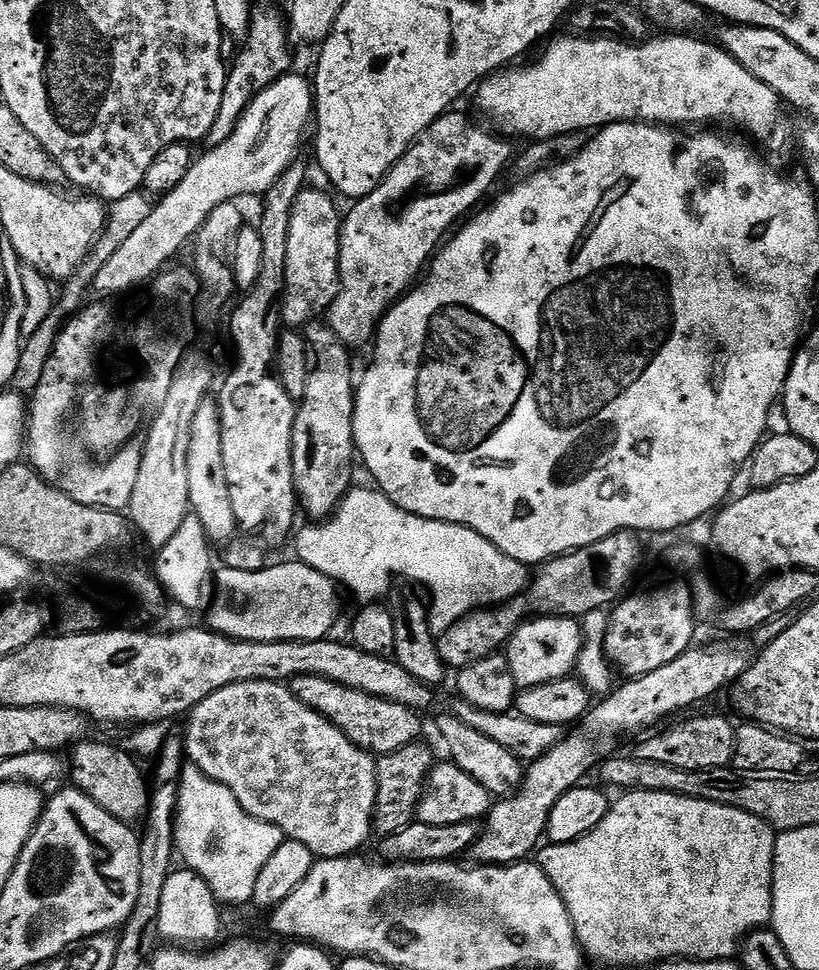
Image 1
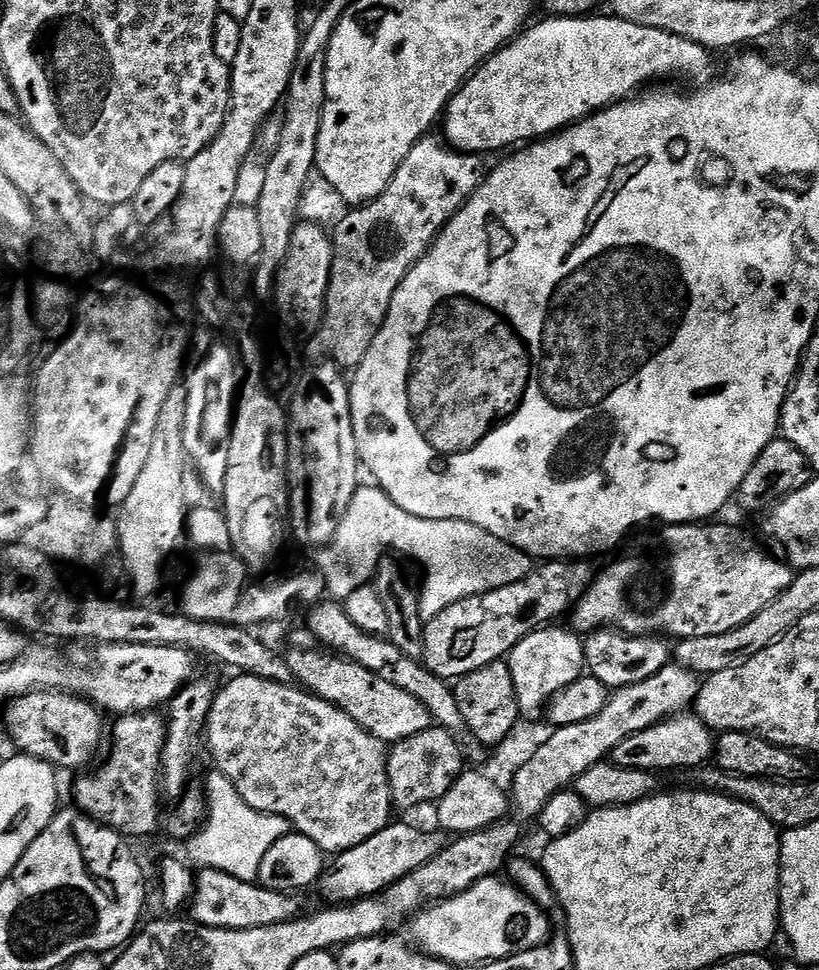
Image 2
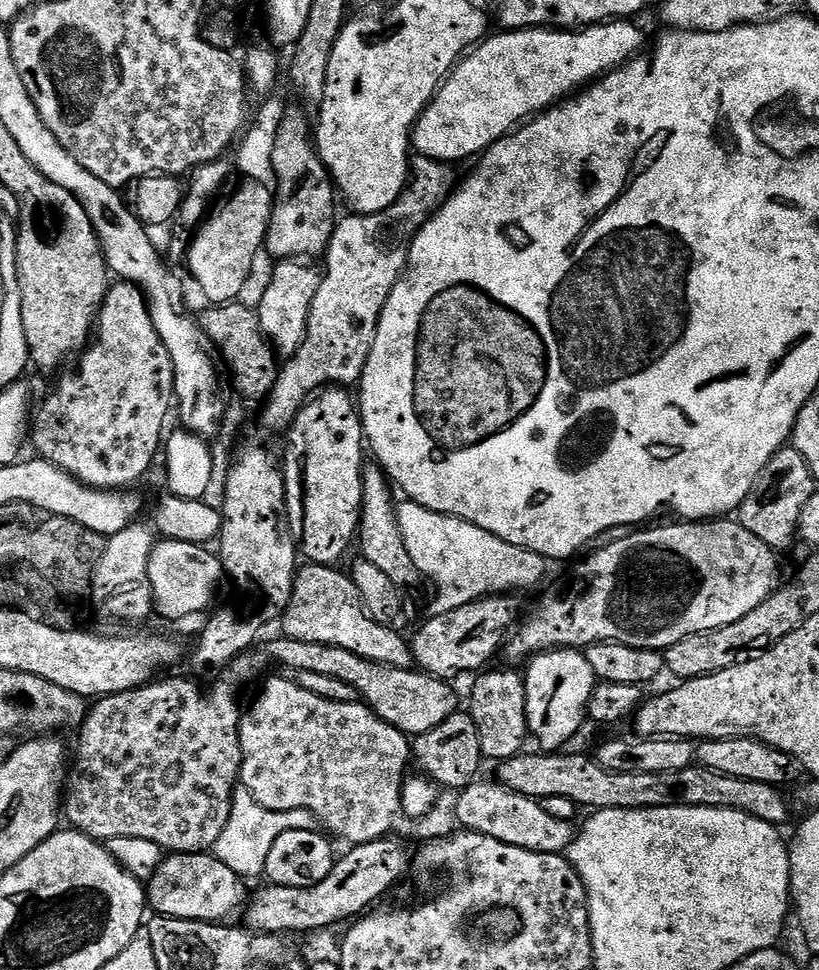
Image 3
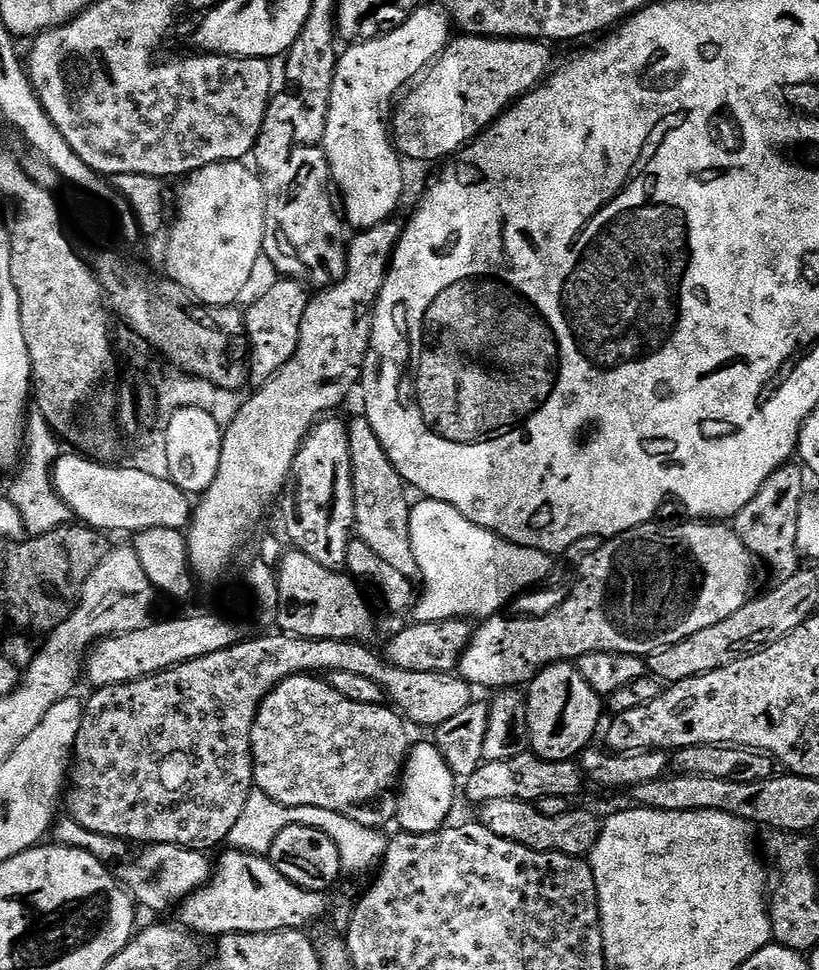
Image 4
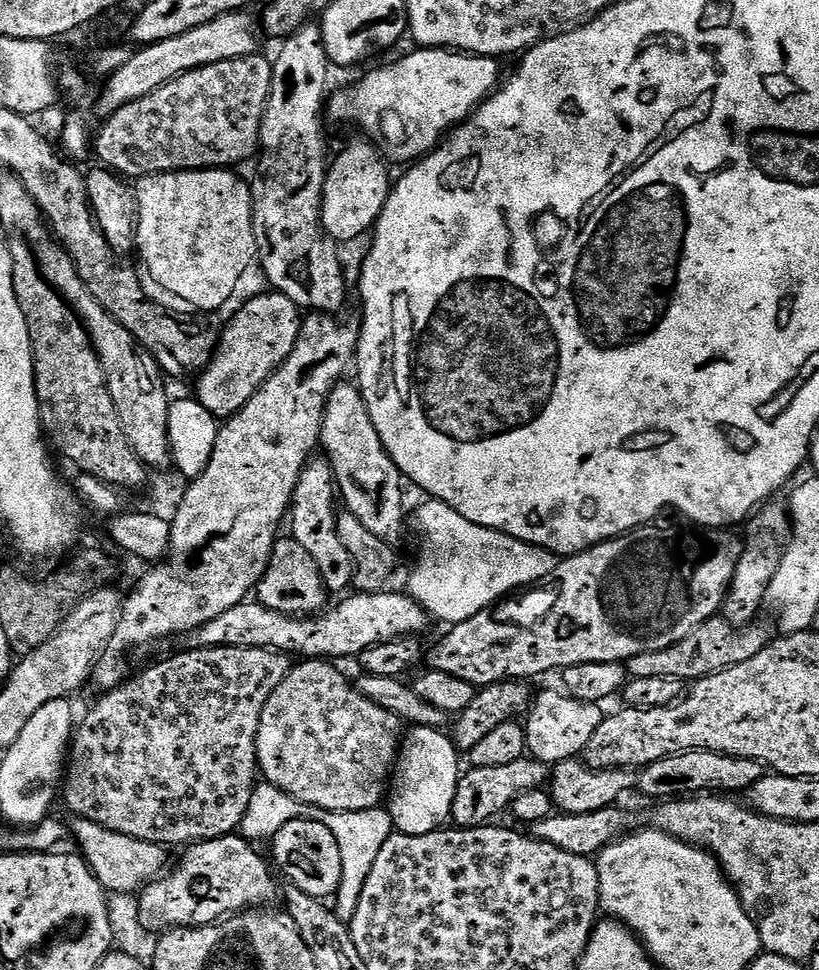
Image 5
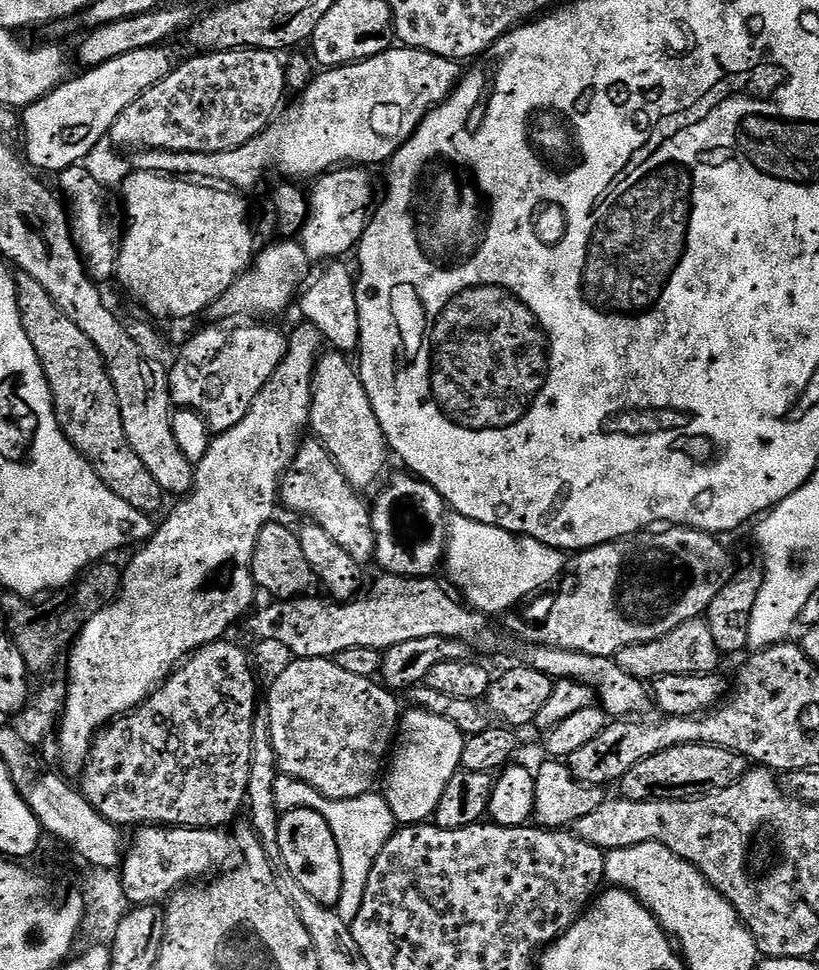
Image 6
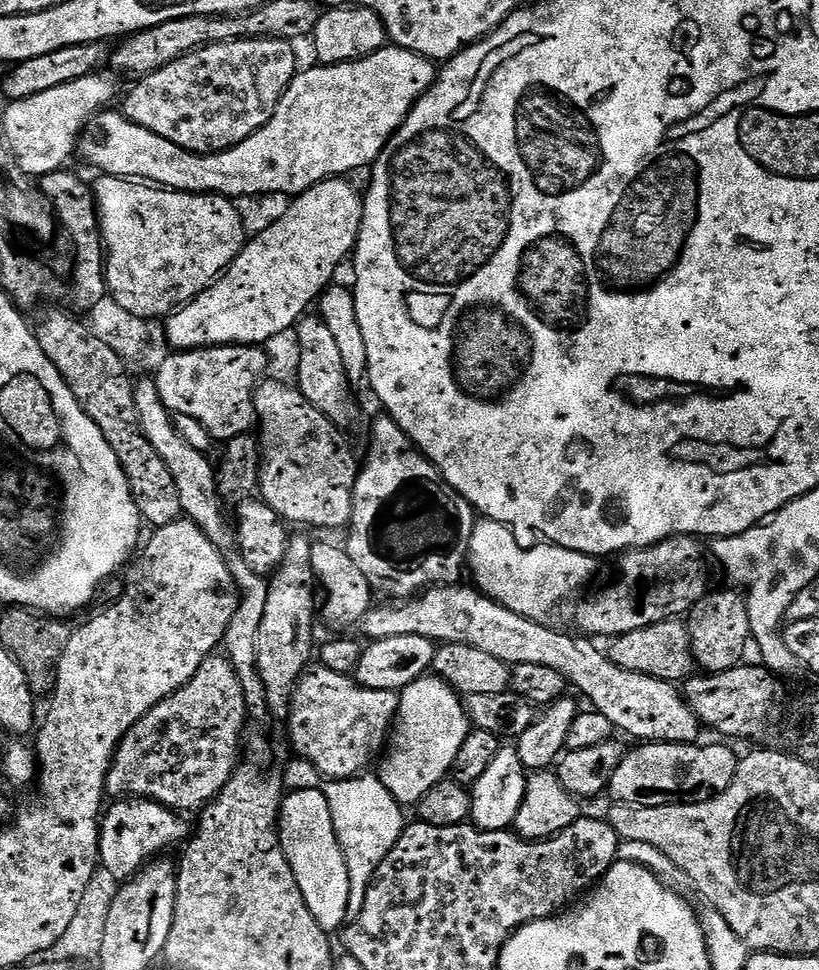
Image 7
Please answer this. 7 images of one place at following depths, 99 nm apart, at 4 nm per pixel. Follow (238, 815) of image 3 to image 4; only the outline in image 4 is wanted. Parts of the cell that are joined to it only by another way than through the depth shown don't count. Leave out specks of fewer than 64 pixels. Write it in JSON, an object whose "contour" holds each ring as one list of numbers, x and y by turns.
{"contour":[[254,790,248,795,246,806,242,810,242,818,230,830,227,843,238,852,252,852,256,856,271,853,274,838,290,825,306,826,324,832,338,846,338,858,341,869,352,876,359,872,375,869,384,859,384,851,388,848,389,837,378,828,362,826,362,822,354,822,342,814,334,814,334,810,322,810,318,806,286,806,274,802,265,792]]}

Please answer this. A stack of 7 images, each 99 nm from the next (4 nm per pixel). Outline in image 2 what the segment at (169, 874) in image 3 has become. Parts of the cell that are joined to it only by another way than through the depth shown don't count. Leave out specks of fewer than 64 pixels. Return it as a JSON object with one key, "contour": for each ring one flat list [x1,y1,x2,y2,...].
{"contour":[[213,868,203,869,195,877,194,891,190,901,191,919,207,928,225,928,226,930,246,930,285,924,301,915,297,897,283,892,274,892,260,887,259,883,239,880,225,872]]}

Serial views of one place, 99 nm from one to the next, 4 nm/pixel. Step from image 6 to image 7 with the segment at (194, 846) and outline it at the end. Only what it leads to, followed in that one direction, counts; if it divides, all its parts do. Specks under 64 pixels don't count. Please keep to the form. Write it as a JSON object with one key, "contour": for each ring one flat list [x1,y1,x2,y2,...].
{"contour":[[120,798,110,804,100,821,100,862,120,882,134,879,167,848,179,849,189,839,190,824,188,828,187,819,171,808,139,798]]}

